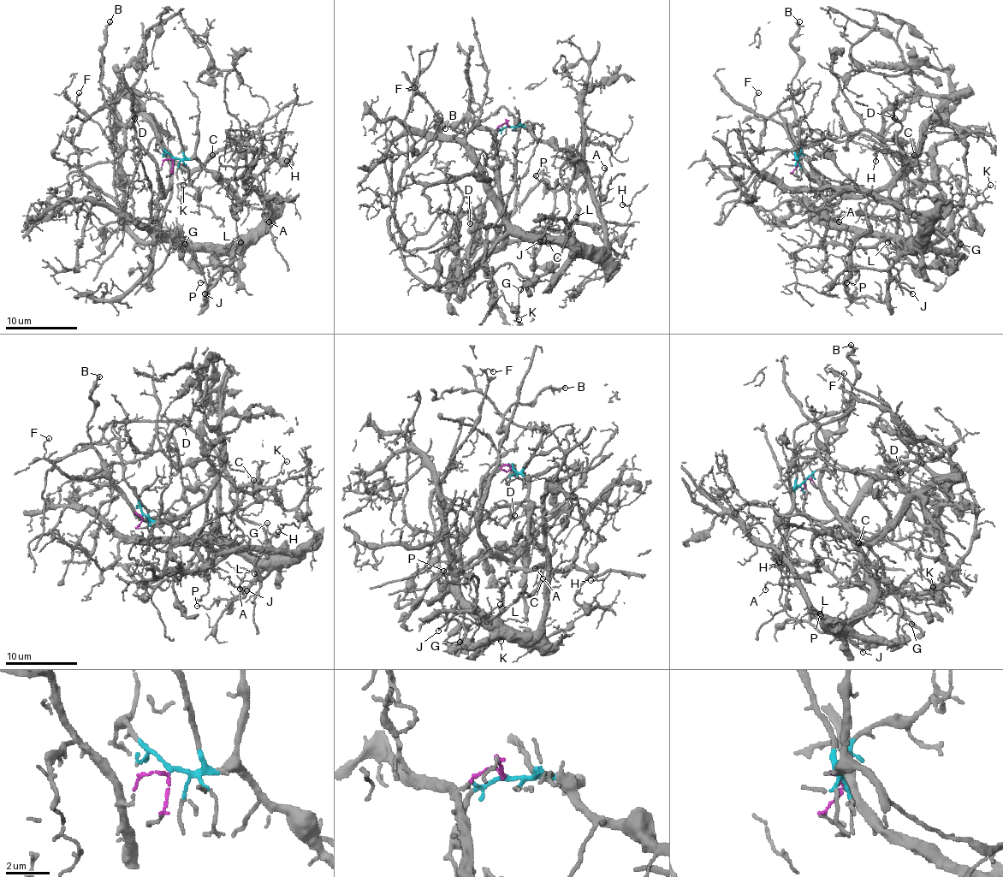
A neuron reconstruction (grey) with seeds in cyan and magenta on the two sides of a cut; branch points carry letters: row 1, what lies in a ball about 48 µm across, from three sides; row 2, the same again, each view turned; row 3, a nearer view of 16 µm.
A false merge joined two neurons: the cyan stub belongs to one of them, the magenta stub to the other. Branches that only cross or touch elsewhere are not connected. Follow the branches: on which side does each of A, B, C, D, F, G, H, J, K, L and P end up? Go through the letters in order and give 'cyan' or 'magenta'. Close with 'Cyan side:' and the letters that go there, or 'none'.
A: cyan
B: magenta
C: magenta
D: magenta
F: magenta
G: cyan
H: magenta
J: cyan
K: magenta
L: cyan
P: cyan
Cyan side: A, G, J, L, P

